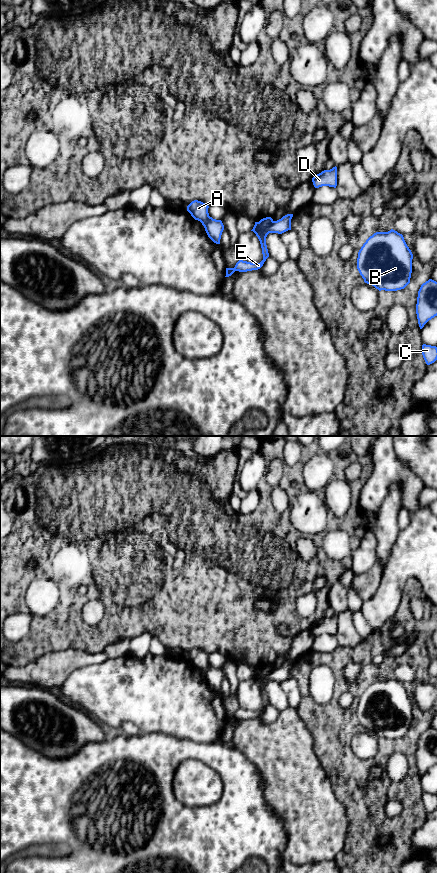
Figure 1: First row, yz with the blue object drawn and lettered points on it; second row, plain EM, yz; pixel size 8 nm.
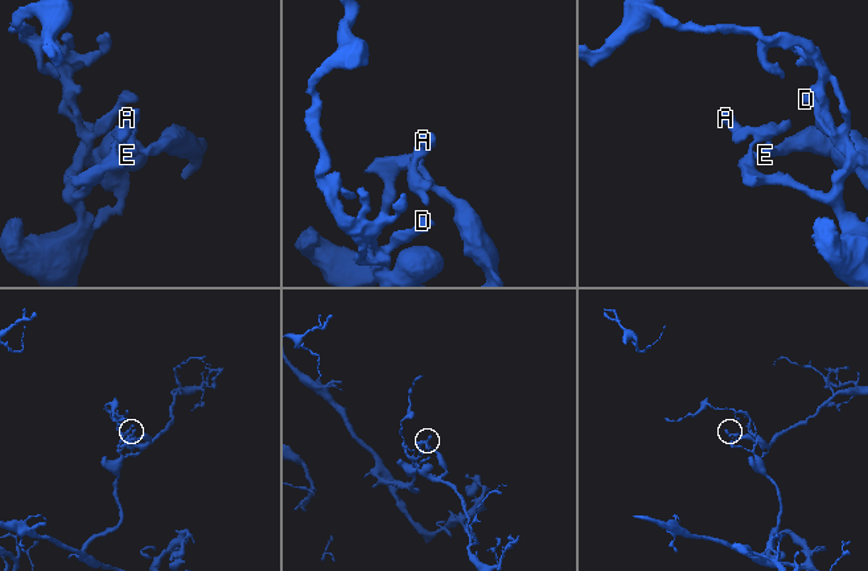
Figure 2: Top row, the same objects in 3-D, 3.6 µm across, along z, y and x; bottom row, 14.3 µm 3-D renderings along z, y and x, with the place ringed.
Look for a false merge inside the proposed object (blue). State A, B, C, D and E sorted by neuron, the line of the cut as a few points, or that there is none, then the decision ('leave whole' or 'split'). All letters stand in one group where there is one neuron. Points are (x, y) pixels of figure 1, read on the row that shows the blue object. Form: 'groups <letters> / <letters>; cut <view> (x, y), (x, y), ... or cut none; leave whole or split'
groups A C / B D E; cut yz (273, 221), (262, 233), (265, 239); split

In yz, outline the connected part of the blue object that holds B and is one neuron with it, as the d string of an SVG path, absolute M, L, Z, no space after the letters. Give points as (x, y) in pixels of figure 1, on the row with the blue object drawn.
M391 229L366 240L358 252L357 269L364 282L379 291L397 291L410 283L412 259L403 235Z

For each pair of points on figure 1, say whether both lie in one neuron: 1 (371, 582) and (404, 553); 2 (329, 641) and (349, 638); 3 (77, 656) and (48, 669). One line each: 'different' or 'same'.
1: different
2: different
3: same

